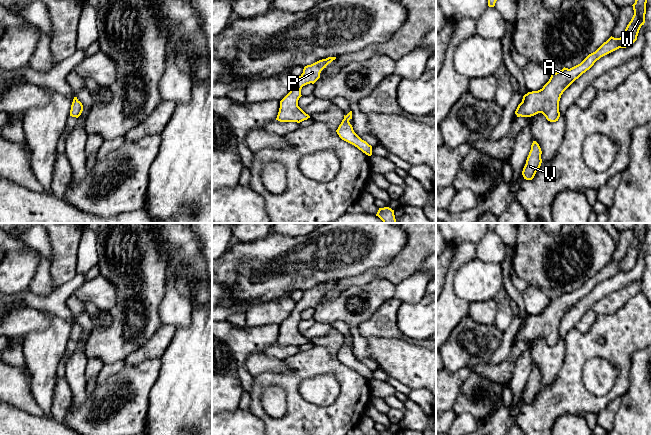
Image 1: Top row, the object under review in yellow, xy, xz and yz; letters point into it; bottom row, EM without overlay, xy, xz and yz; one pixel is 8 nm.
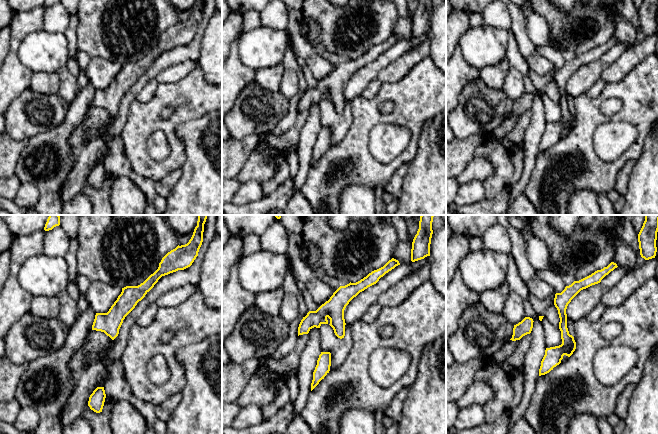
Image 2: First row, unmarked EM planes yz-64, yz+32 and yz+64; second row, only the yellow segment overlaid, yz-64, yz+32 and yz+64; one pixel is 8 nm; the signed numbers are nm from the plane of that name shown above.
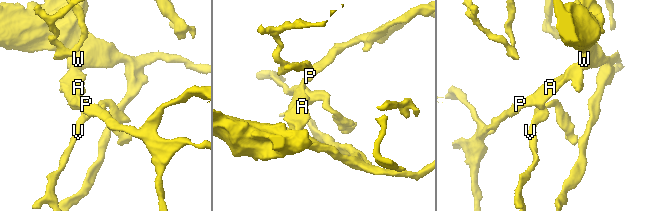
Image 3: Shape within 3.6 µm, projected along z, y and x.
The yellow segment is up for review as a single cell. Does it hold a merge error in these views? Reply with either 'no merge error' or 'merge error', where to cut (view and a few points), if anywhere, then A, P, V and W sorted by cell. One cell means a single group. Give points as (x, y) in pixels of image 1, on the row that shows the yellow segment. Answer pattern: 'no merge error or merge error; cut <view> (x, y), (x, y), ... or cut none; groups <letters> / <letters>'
no merge error; cut none; groups A P V W

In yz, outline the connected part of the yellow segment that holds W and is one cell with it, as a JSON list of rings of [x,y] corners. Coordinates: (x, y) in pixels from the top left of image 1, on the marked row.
[[[635,0],[632,5],[634,15],[620,38],[611,36],[580,64],[570,69],[564,67],[562,70],[552,73],[542,89],[525,94],[515,111],[517,117],[531,117],[542,113],[548,121],[558,121],[560,117],[559,101],[563,92],[601,57],[619,48],[629,47],[637,40],[639,30],[645,23],[646,3],[647,0]]]

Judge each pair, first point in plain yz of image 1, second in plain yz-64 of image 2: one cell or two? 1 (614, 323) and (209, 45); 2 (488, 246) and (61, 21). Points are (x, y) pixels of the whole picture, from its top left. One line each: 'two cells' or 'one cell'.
1: two cells
2: one cell

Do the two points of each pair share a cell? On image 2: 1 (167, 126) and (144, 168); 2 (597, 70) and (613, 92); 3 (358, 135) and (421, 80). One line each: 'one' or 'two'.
1: one
2: two
3: one

